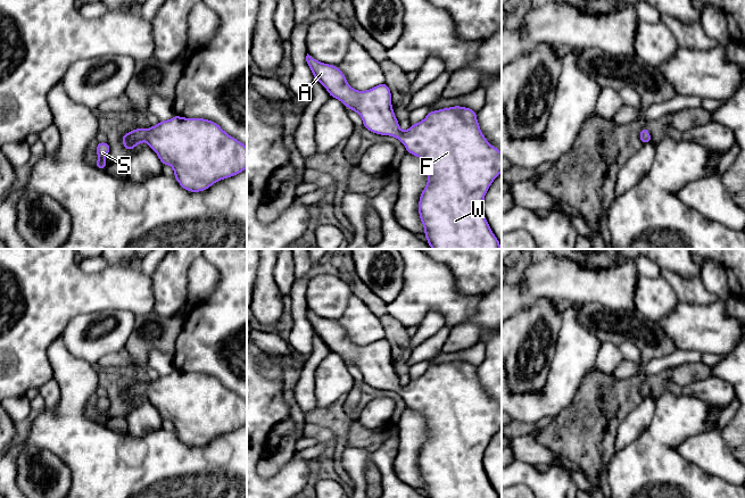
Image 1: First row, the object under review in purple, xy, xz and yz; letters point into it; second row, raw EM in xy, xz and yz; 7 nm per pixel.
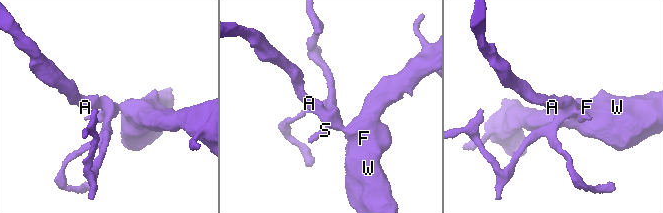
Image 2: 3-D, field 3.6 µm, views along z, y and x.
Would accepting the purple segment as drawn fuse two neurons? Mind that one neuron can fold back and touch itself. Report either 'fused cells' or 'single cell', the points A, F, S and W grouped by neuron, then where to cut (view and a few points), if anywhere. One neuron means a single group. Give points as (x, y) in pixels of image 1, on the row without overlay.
single cell; groups A F S W; cut none

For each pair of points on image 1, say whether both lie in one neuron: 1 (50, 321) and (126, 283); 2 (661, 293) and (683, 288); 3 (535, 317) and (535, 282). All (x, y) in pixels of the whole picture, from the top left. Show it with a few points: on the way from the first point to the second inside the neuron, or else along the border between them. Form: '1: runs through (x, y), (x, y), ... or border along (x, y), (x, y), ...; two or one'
1: runs through (69, 301), (77, 293), (107, 290); one
2: border along (661, 275), (671, 287), (679, 301); two
3: border along (551, 299), (536, 298), (531, 301); two

